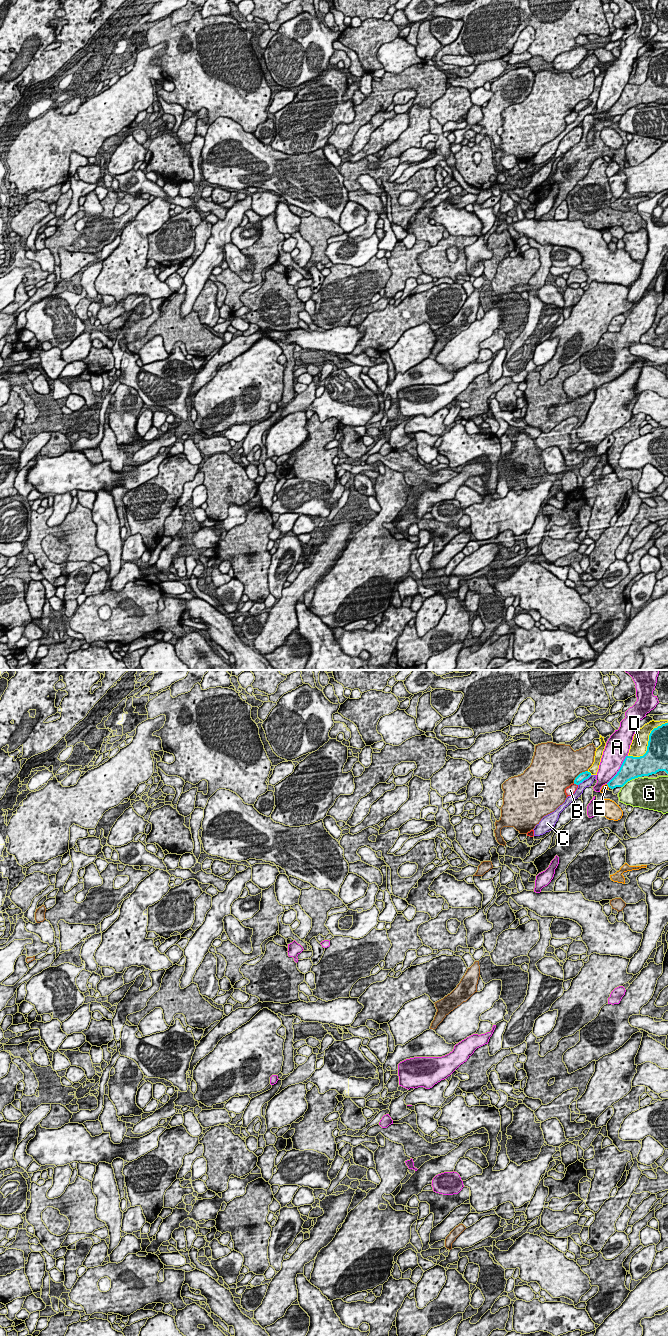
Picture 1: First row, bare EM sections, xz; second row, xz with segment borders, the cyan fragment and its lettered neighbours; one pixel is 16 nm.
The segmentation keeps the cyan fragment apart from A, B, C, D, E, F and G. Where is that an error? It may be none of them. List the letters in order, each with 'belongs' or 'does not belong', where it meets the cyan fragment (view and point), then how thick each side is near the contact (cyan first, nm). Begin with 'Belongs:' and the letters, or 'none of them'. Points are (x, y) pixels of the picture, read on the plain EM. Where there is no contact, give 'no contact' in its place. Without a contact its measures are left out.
Belongs: B
A: does not belong; meets cyan in xz at (619, 97); 360 nm thick on the cyan side, 360 nm on the other
B: belongs; meets cyan in xz at (575, 111); 140 nm thick on the cyan side, 140 nm on the other
C: does not belong; meets cyan in xz at (584, 107); 140 nm thick on the cyan side, 130 nm on the other
D: does not belong; meets cyan in xz at (648, 71); 380 nm thick on the cyan side, 280 nm on the other
E: does not belong; meets cyan in xz at (608, 114); 220 nm thick on the cyan side, 100 nm on the other
F: does not belong; meets cyan in xz at (579, 102); 140 nm thick on the cyan side, 500 nm on the other
G: does not belong; meets cyan in xz at (631, 107); 360 nm thick on the cyan side, 480 nm on the other

